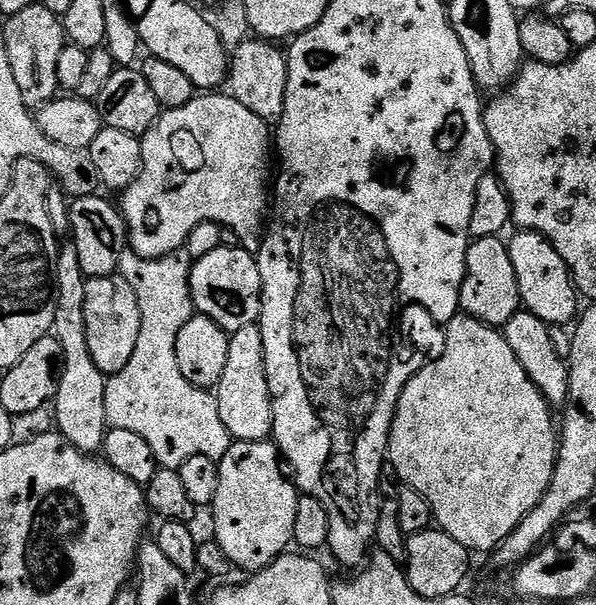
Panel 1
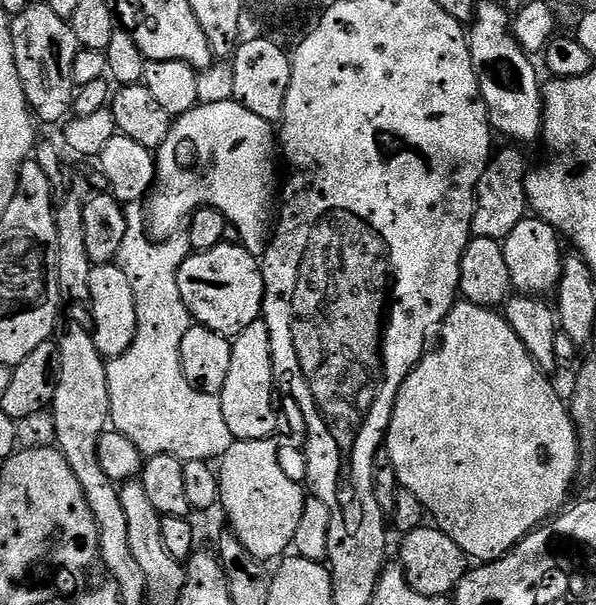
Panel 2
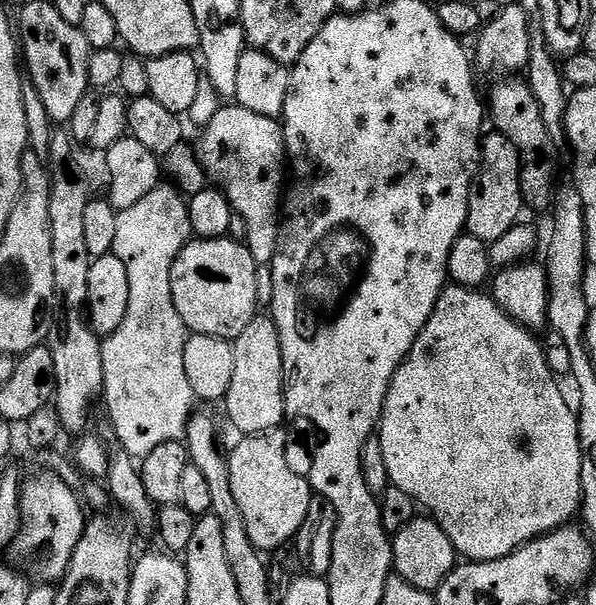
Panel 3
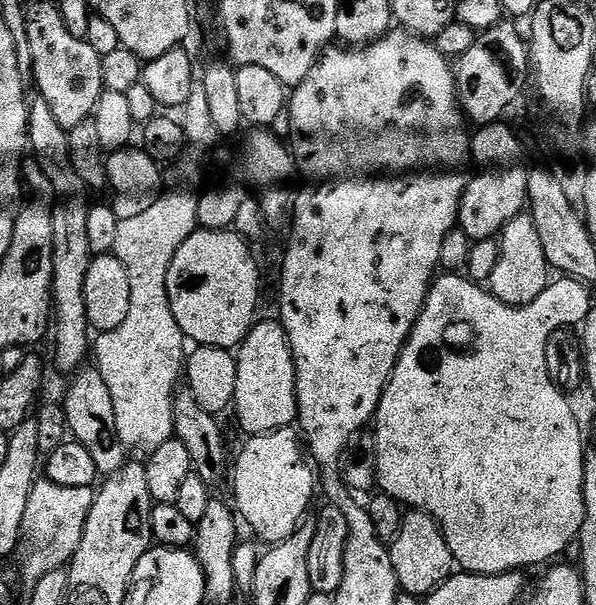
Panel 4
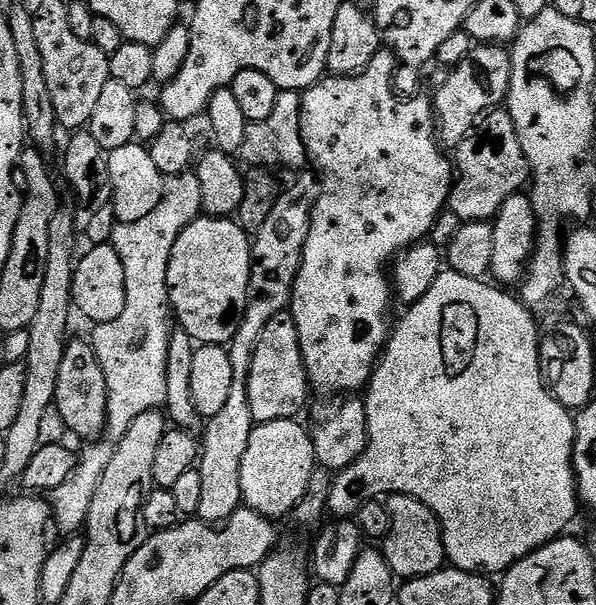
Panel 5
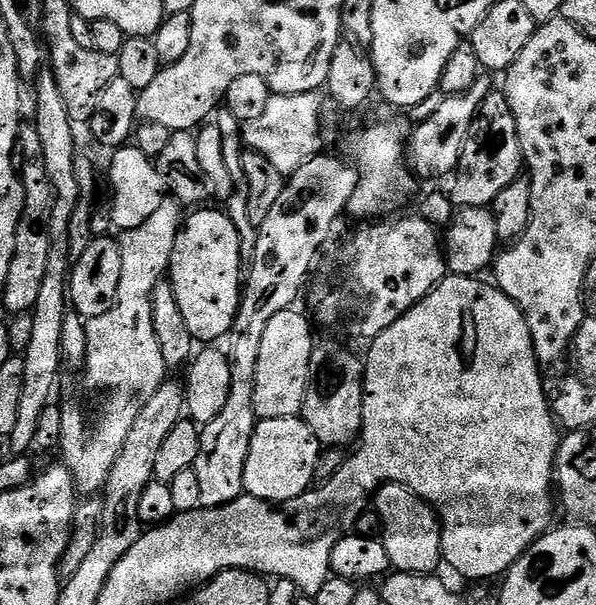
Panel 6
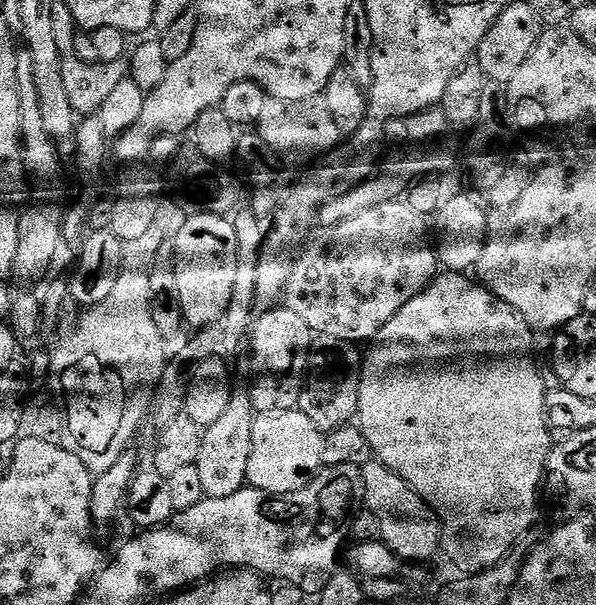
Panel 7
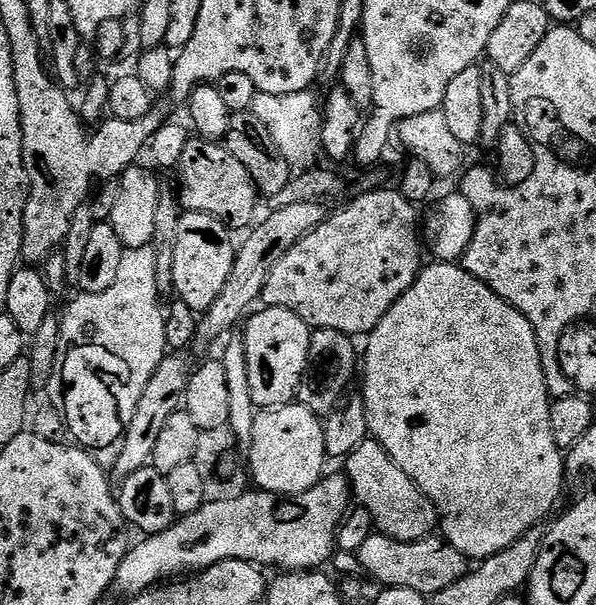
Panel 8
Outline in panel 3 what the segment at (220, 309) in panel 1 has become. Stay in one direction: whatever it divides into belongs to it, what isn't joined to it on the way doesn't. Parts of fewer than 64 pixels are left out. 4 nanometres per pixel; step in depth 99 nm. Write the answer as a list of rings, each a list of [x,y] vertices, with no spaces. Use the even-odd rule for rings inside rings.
[[[193,239],[180,251],[174,262],[170,274],[170,290],[174,298],[174,306],[182,322],[188,327],[189,333],[235,341],[236,336],[242,334],[242,330],[246,330],[246,326],[250,326],[250,322],[258,315],[256,299],[260,296],[260,280],[256,277],[256,271],[258,271],[256,259],[252,257],[247,243],[240,241],[239,244],[232,239]]]

